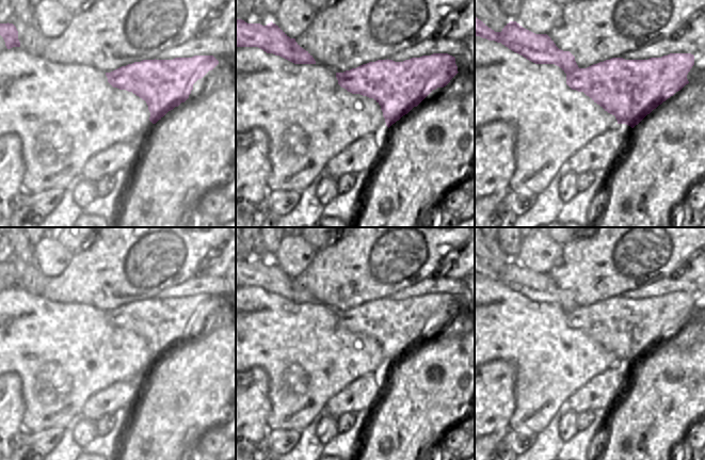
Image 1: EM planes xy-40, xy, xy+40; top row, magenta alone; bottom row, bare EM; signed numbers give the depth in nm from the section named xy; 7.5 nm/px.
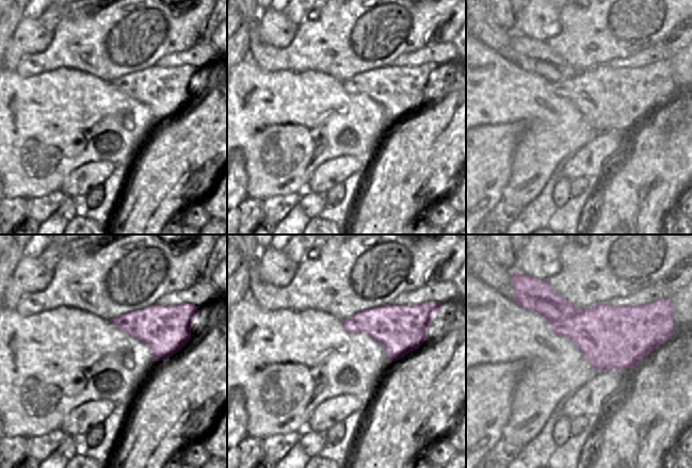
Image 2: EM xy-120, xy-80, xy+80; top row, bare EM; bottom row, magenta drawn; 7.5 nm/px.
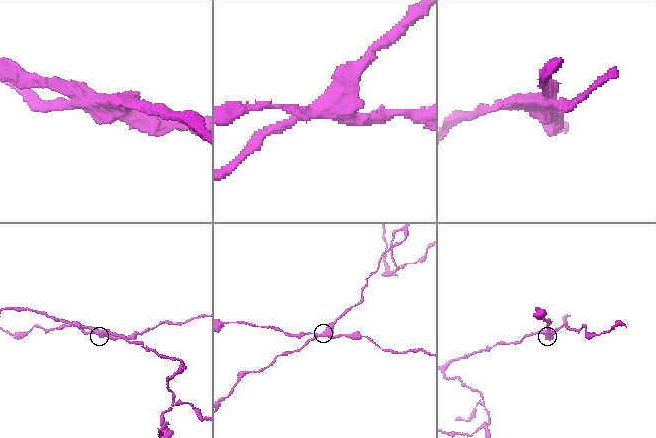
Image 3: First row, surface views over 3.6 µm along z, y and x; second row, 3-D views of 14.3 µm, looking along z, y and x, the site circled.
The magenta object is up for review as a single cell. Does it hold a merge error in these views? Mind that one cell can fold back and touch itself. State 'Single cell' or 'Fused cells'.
Fused cells.

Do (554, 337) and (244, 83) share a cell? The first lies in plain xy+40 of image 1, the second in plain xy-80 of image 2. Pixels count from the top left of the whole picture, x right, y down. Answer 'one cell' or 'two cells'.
one cell

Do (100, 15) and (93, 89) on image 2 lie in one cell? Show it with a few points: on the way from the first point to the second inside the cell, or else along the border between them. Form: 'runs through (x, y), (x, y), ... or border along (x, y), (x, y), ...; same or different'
border along (69, 68), (95, 75), (109, 82); different

